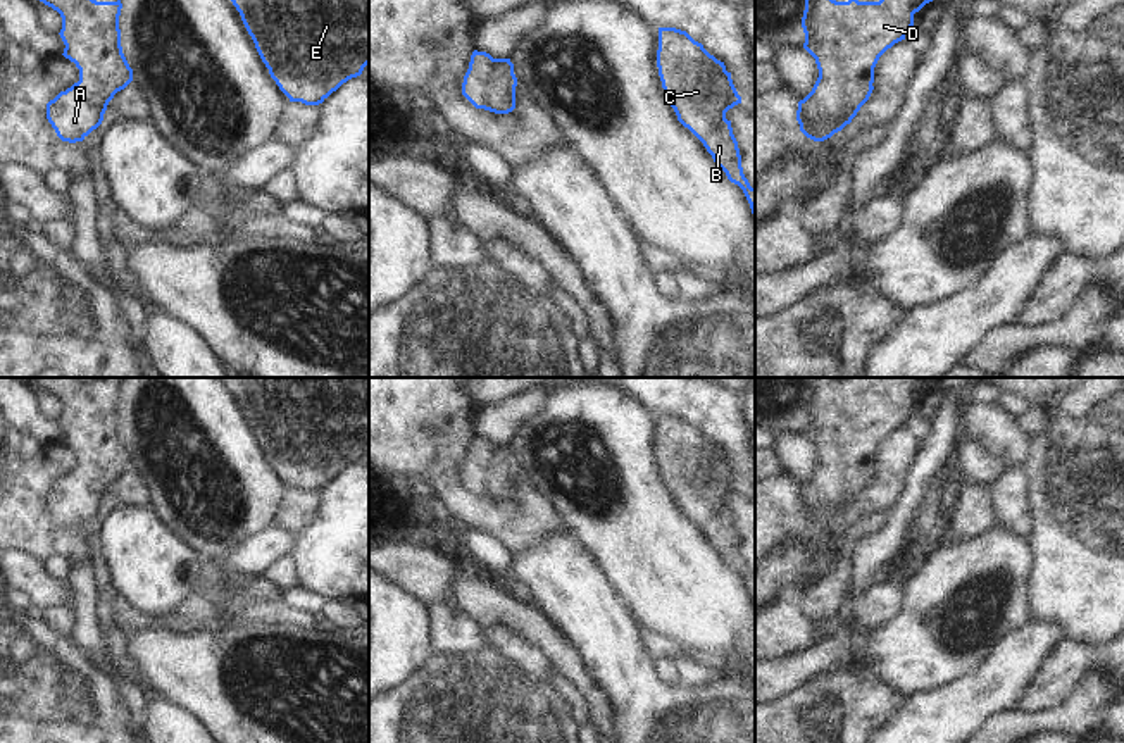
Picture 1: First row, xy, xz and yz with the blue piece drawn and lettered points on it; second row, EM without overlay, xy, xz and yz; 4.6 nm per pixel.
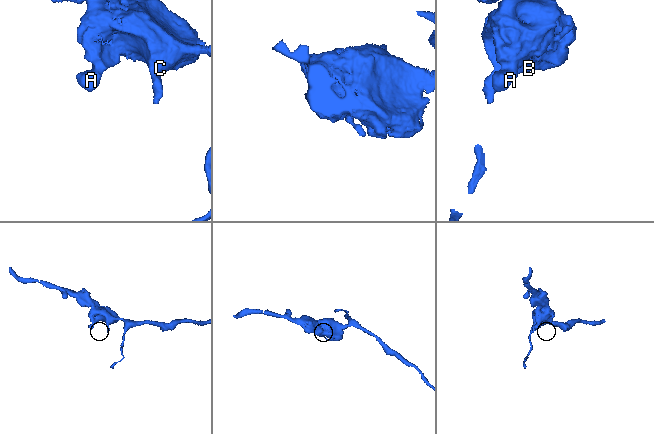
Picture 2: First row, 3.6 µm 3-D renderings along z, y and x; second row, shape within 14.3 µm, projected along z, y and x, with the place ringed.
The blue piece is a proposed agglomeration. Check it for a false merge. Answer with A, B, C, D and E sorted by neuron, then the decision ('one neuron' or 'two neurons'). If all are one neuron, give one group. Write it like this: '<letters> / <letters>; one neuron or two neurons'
A B C D E; one neuron

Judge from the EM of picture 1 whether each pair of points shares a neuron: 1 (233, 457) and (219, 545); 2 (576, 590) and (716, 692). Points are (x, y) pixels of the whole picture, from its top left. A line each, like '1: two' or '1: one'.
1: one
2: one

